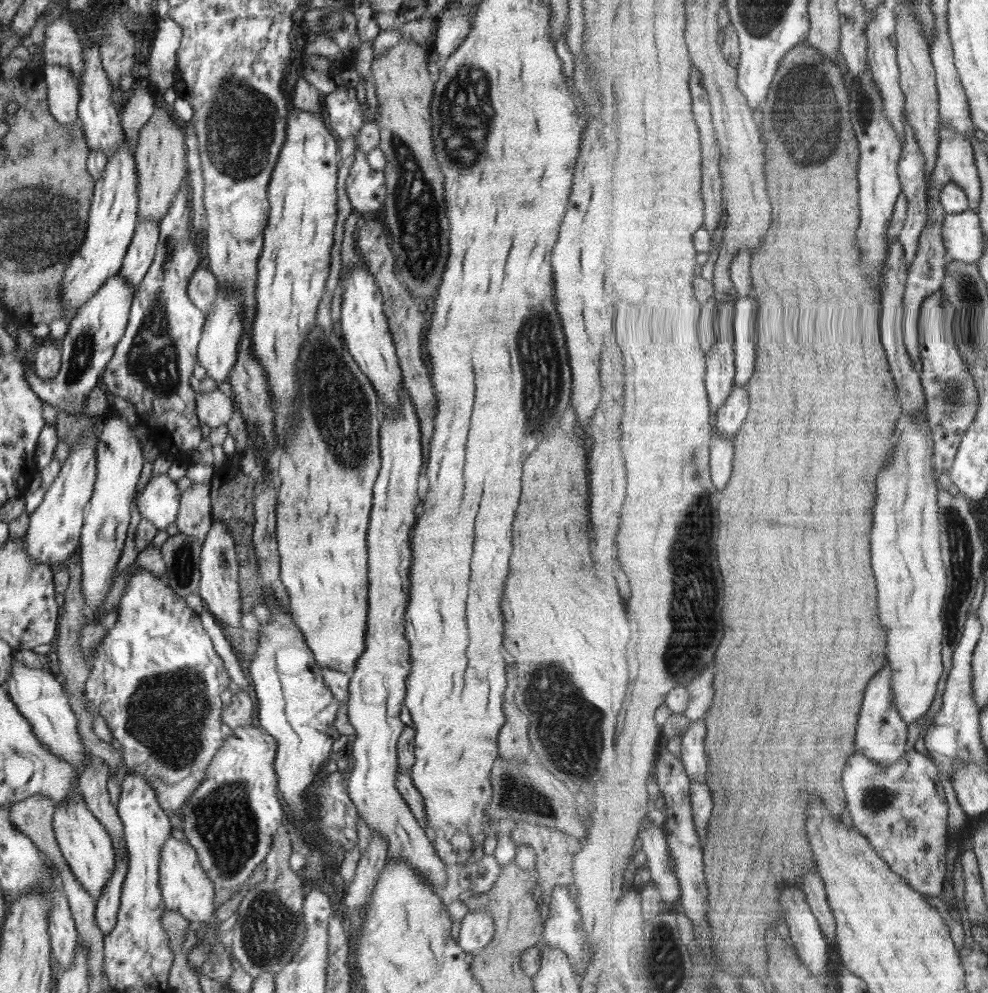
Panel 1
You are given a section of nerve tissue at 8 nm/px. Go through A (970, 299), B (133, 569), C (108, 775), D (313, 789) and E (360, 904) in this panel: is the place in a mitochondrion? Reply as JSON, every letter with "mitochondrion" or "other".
{"A":"mitochondrion","B":"other","C":"other","D":"other","E":"other"}

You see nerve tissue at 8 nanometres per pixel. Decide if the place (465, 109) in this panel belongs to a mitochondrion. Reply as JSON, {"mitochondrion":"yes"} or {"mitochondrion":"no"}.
{"mitochondrion":"yes"}

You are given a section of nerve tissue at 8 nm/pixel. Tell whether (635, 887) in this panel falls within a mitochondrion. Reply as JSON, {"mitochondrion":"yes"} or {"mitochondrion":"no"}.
{"mitochondrion":"no"}

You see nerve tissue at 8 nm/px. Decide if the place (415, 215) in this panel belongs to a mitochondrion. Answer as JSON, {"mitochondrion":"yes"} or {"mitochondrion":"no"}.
{"mitochondrion":"yes"}

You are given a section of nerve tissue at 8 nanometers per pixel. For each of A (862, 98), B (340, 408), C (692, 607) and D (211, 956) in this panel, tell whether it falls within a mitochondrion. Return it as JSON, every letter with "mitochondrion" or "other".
{"A":"mitochondrion","B":"mitochondrion","C":"mitochondrion","D":"mitochondrion"}

